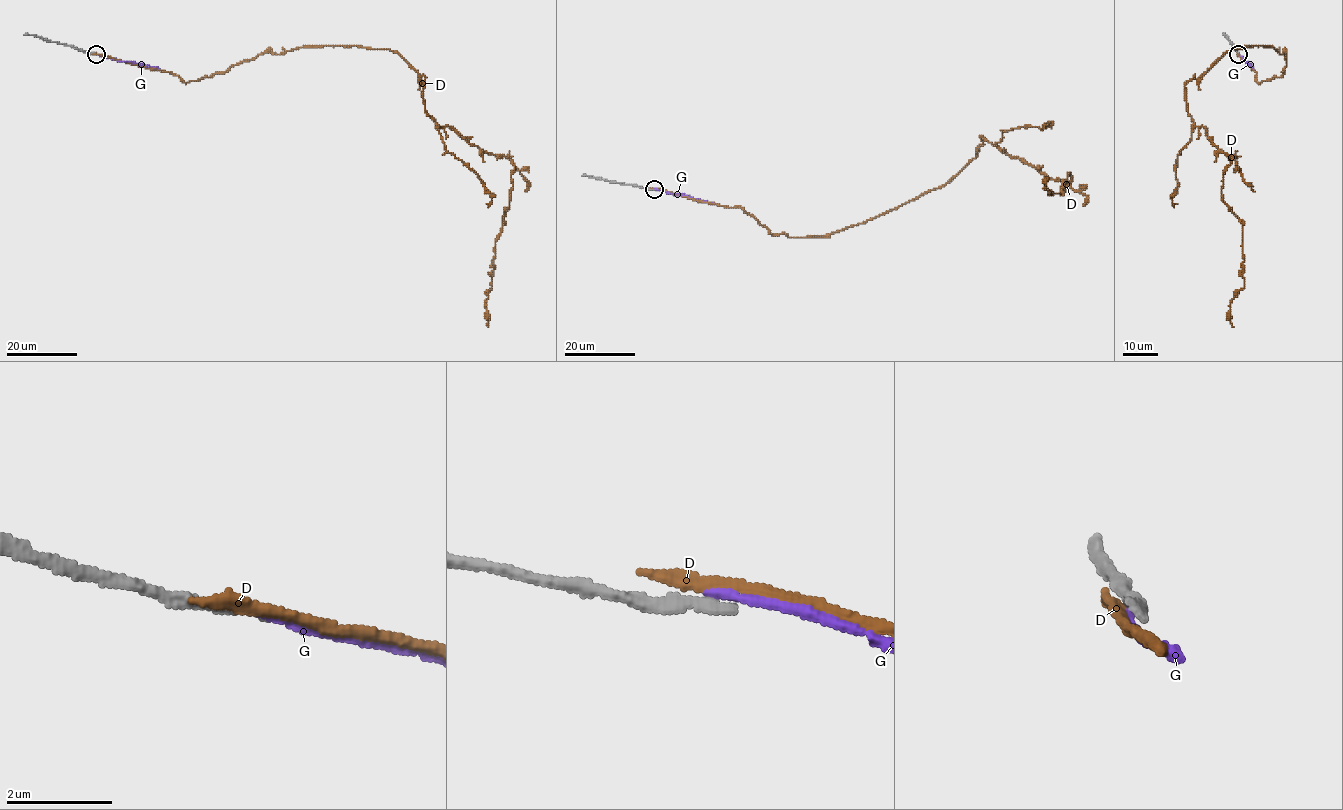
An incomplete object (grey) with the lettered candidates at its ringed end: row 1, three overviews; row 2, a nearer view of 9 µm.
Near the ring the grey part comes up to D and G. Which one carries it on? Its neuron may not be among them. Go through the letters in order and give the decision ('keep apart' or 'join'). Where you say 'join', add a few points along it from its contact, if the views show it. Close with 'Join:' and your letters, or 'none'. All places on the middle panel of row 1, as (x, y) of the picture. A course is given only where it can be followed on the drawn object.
D: keep apart
G: join; course (655, 189), (717, 204)
Join: G

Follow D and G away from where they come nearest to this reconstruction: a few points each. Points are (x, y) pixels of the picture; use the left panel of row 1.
D: (95, 54), (185, 83), (264, 52), (395, 51), (424, 76), (426, 112), (438, 125), (515, 166), (487, 326)
G: (97, 54), (159, 68)

